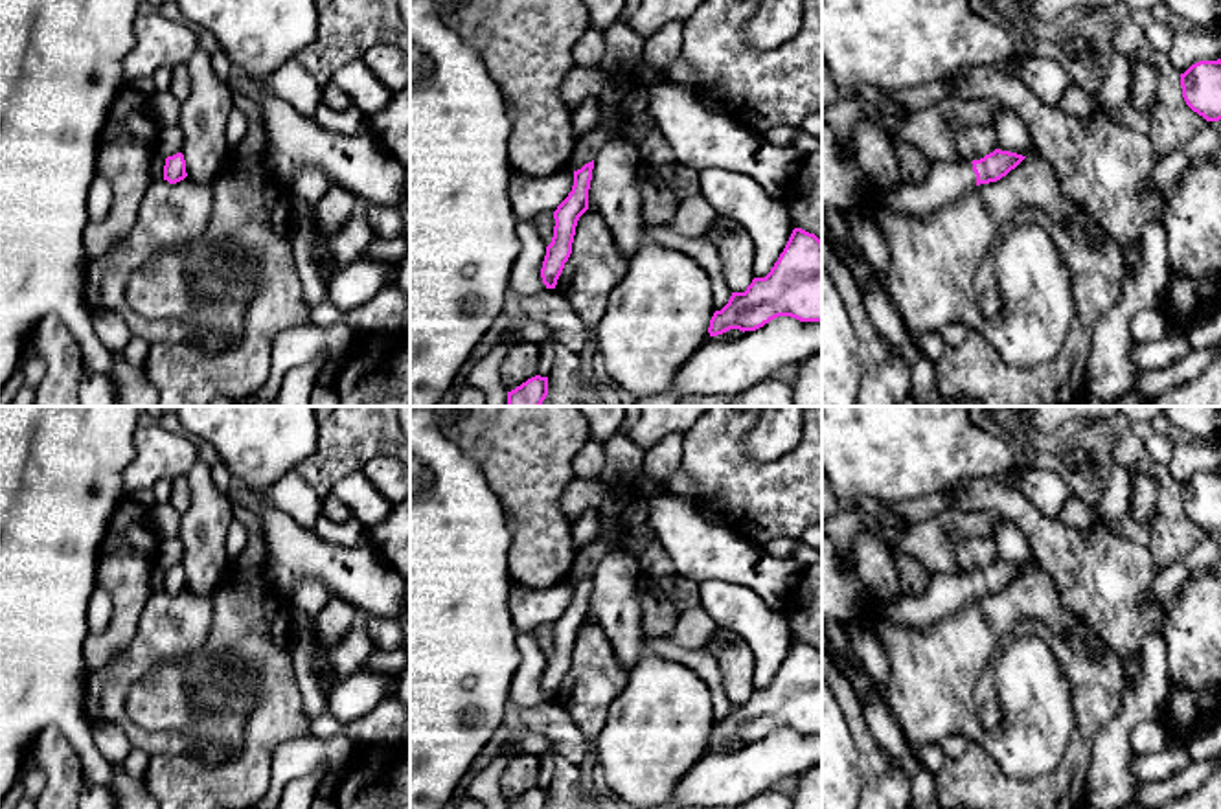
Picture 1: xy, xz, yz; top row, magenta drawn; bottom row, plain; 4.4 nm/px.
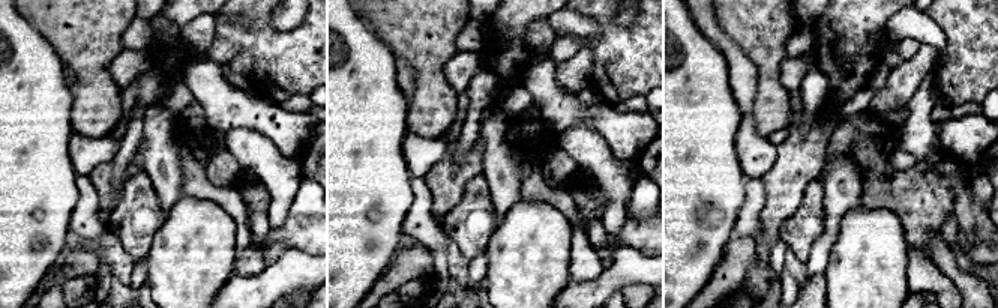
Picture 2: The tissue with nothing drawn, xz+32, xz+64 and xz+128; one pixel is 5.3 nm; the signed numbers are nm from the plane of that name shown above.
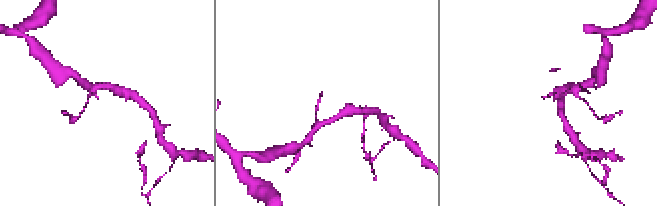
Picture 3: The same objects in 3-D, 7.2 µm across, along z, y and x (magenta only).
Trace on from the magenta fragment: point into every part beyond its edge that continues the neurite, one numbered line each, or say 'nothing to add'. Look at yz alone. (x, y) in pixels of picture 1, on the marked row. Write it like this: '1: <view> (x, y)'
1: yz (947, 181)

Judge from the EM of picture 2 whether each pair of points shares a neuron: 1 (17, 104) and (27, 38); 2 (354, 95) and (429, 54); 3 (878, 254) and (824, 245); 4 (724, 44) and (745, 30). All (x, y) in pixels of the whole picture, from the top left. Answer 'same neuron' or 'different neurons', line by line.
1: same neuron
2: different neurons
3: different neurons
4: different neurons

